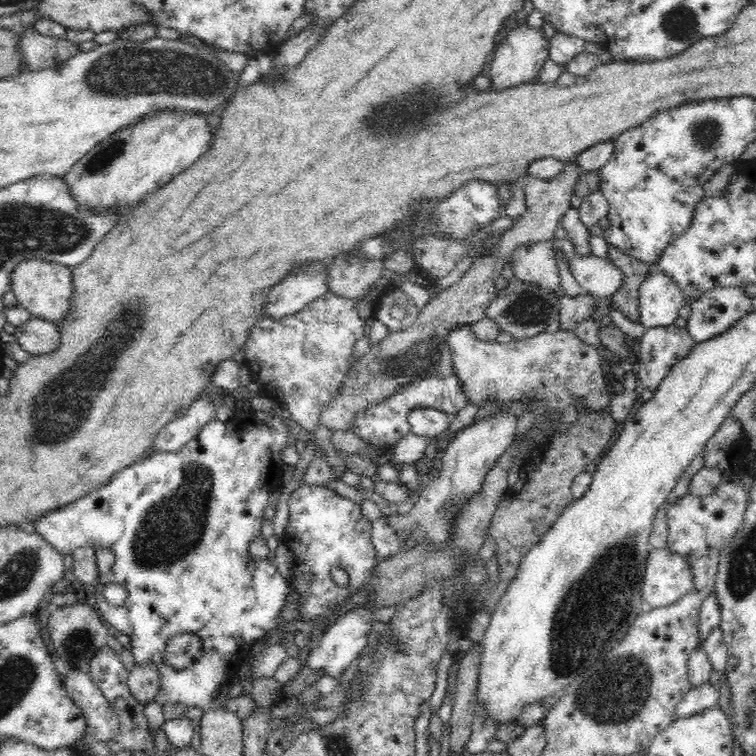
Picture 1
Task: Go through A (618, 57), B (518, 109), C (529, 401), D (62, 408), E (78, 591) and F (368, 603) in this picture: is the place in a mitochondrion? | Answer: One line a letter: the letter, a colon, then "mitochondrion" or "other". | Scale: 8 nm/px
A: other
B: other
C: other
D: mitochondrion
E: other
F: other

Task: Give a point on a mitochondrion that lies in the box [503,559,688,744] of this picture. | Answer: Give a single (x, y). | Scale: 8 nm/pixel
(615, 692)

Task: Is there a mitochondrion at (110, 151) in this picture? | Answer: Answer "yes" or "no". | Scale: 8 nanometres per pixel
yes

